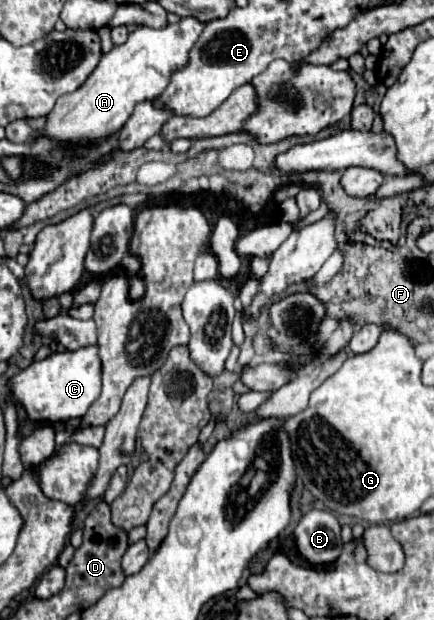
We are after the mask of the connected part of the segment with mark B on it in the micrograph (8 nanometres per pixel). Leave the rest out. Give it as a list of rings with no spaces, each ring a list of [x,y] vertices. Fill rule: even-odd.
[[[308,511],[296,531],[296,547],[310,563],[332,563],[342,553],[340,523],[330,511]]]

